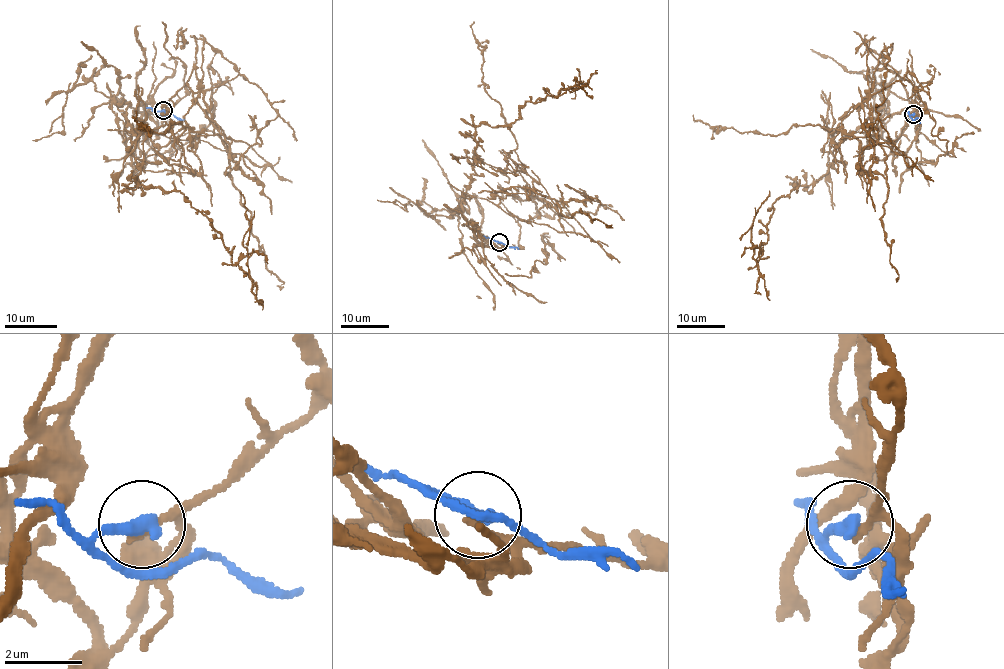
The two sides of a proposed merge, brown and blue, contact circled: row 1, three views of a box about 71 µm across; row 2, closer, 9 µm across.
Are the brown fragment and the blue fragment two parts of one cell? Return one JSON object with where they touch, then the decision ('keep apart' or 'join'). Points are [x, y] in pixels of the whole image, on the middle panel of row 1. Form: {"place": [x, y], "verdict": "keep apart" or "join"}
{"place": [499, 242], "verdict": "keep apart"}

